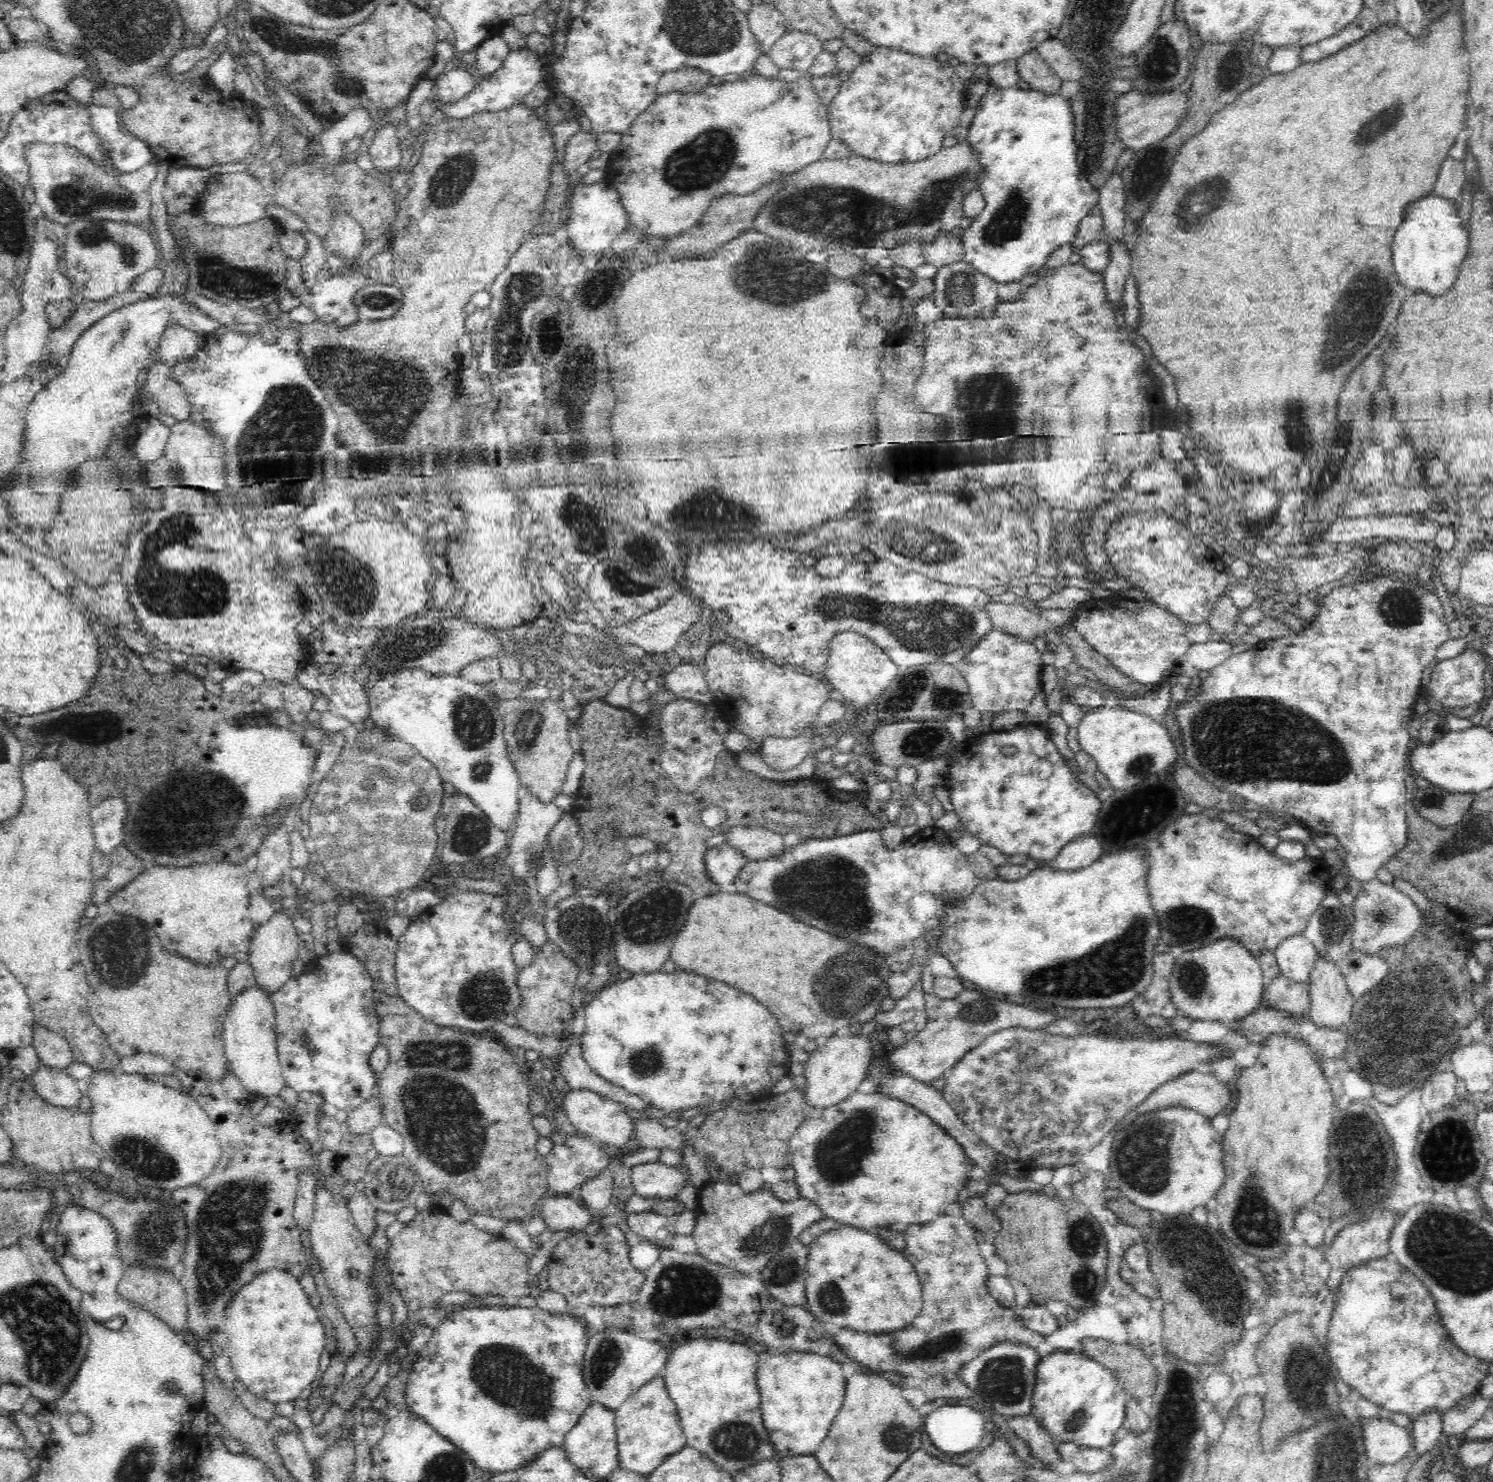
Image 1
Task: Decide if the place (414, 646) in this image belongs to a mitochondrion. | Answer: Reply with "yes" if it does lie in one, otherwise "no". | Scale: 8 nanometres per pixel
yes

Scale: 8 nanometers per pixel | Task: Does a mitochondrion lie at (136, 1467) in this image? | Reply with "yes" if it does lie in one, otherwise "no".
yes

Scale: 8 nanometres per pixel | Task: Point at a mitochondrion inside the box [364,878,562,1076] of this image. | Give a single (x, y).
(485, 995)

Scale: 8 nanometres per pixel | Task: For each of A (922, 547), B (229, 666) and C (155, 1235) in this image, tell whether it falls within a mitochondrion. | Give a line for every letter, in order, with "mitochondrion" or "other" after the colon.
A: mitochondrion
B: other
C: mitochondrion

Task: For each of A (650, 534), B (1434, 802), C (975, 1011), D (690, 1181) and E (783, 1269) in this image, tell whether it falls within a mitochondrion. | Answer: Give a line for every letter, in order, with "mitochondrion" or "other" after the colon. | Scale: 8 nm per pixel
A: other
B: mitochondrion
C: mitochondrion
D: other
E: mitochondrion

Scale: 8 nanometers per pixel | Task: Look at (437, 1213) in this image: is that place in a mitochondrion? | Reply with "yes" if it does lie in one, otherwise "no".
no

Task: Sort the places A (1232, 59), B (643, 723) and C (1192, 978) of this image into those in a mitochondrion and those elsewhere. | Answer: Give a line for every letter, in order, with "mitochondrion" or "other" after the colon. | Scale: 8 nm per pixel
A: mitochondrion
B: other
C: mitochondrion

